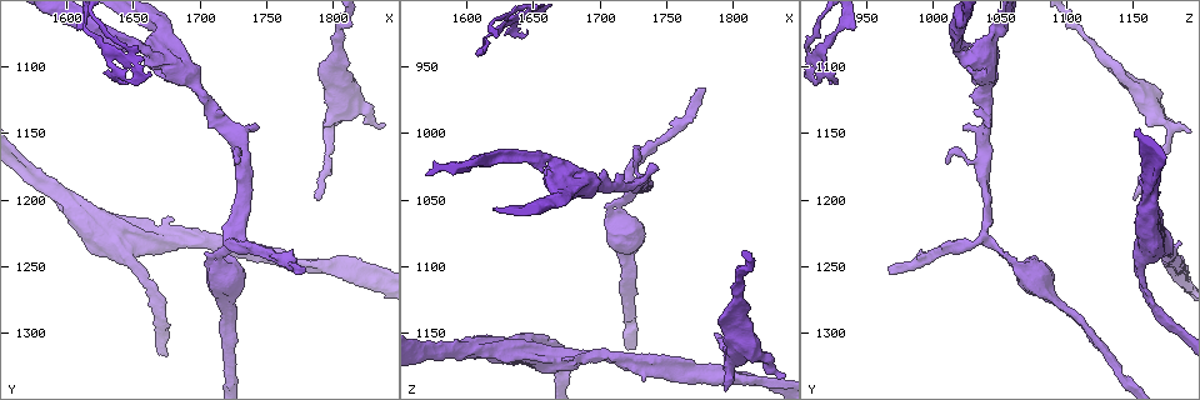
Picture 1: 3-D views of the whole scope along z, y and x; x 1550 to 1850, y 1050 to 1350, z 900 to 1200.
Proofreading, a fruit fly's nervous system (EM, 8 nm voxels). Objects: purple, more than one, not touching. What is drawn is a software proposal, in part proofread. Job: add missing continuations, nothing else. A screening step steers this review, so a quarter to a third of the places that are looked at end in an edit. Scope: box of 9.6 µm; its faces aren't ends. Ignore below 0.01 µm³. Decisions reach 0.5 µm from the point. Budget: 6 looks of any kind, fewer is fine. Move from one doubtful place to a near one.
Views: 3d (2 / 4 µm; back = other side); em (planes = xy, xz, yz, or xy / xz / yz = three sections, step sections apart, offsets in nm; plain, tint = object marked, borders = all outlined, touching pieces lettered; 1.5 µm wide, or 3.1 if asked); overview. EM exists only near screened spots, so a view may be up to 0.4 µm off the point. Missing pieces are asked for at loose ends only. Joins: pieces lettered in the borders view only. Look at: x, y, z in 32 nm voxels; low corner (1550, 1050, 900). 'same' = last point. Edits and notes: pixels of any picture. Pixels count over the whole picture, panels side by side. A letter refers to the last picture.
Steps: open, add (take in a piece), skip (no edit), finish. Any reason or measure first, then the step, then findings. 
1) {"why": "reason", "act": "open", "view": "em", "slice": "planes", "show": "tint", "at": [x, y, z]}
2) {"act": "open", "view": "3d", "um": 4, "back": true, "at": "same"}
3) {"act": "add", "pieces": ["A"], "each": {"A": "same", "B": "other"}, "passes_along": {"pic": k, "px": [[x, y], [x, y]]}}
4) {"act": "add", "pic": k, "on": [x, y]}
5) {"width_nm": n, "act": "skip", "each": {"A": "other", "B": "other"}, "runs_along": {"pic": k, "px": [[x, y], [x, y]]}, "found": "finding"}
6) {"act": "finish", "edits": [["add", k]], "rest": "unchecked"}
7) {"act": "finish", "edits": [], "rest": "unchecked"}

{"why": "an open end", "act": "open", "view": "em", "slice": "planes", "show": "borders", "at": [1726, 1170, 1012]}

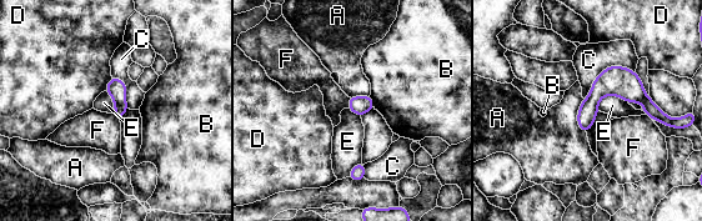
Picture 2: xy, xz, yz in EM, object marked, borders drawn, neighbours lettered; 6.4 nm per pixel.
{"width_nm": 110, "act": "skip", "each": {"A": "other", "B": "other", "C": "other", "D": "other", "E": "other", "F": "other"}, "runs_along": {"pic": 2, "px": [[580, 117], [603, 89], [631, 89], [666, 121]]}, "found": "no lettered piece goes on from it"}

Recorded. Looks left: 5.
{"why": "thin end", "act": "open", "view": "3d", "um": 4, "at": [1790, 1200, 1150]}

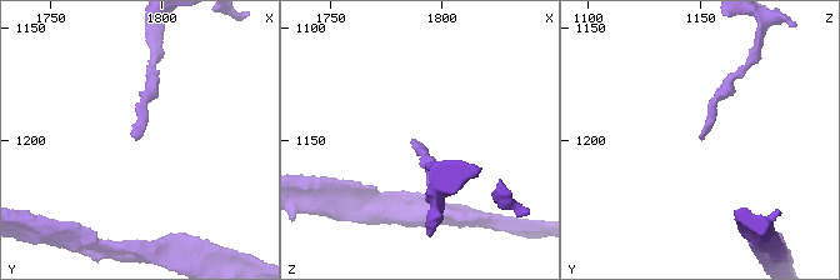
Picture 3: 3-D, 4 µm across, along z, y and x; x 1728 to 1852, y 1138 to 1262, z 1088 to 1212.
{"act": "open", "view": "em", "slice": "planes", "show": "borders", "at": [1787, 1199, 1150]}

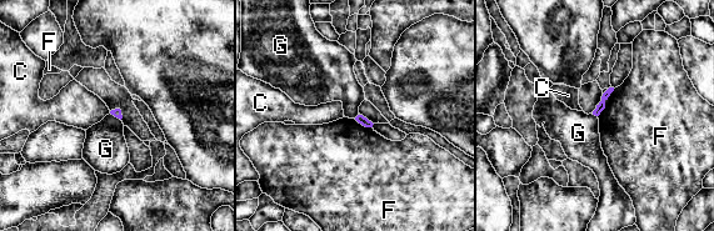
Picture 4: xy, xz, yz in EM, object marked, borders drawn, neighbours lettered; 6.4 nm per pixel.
{"longest_contact_nm": ["F", 220], "act": "skip", "each": {"C": "other", "F": "other", "G": "other"}, "border": {"pic": 4, "px": [[359, 114], [354, 117]]}, "found": "none of them fits"}

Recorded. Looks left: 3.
{"why": "end of a long branch", "act": "open", "view": "em", "slice": "planes", "show": "borders", "at": [1778, 1252, 968]}

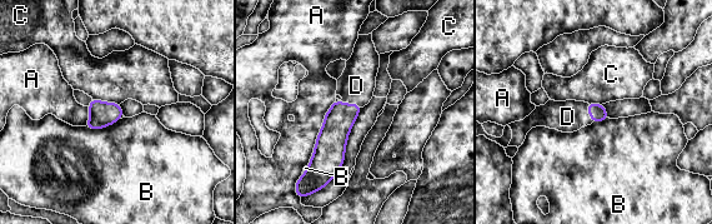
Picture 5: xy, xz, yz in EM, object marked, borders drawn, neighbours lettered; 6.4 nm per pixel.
{"act": "add", "pic": 5, "on": [356, 85], "each": {"A": "other", "B": "other", "C": "other", "D": "same"}, "passes_along": {"pic": 5, "px": [[337, 123], [349, 104], [356, 85]]}, "found": "it goes on there"}

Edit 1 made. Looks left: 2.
{"act": "finish", "edits": [["add", 5]], "rest": "unchecked"}

